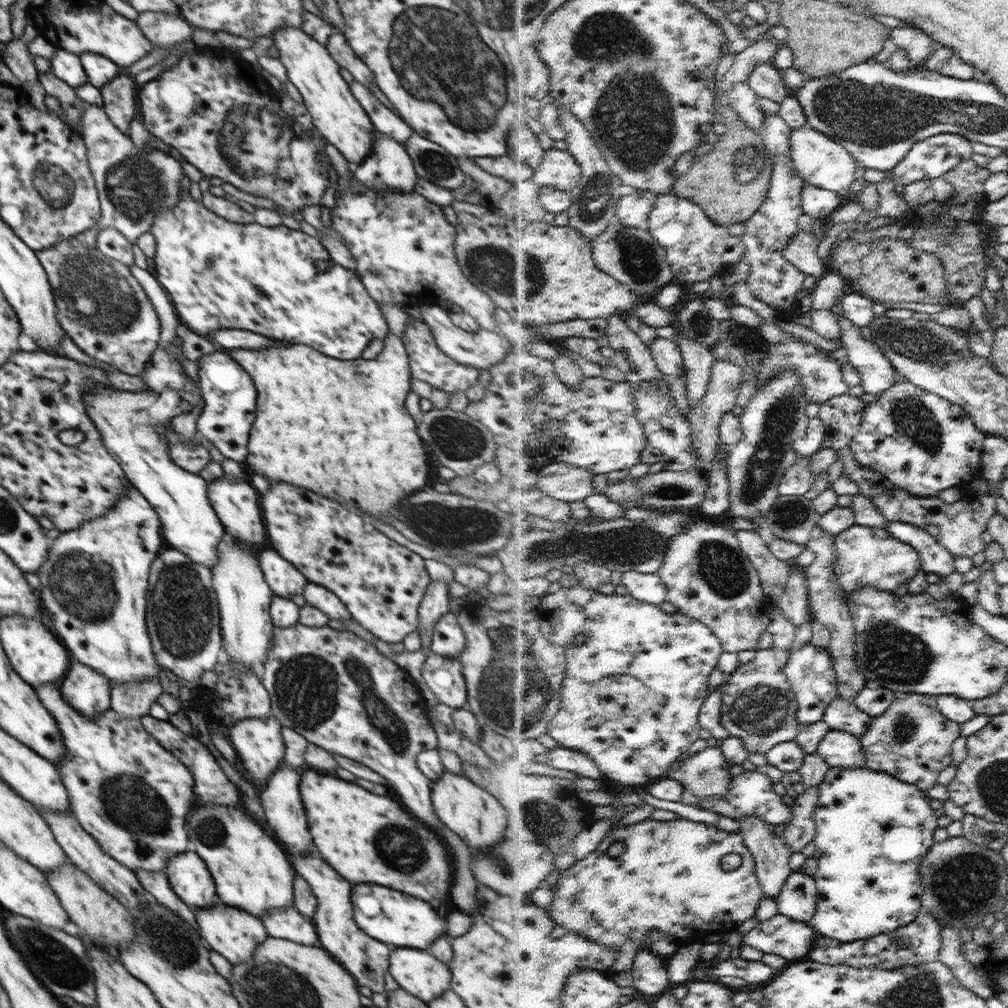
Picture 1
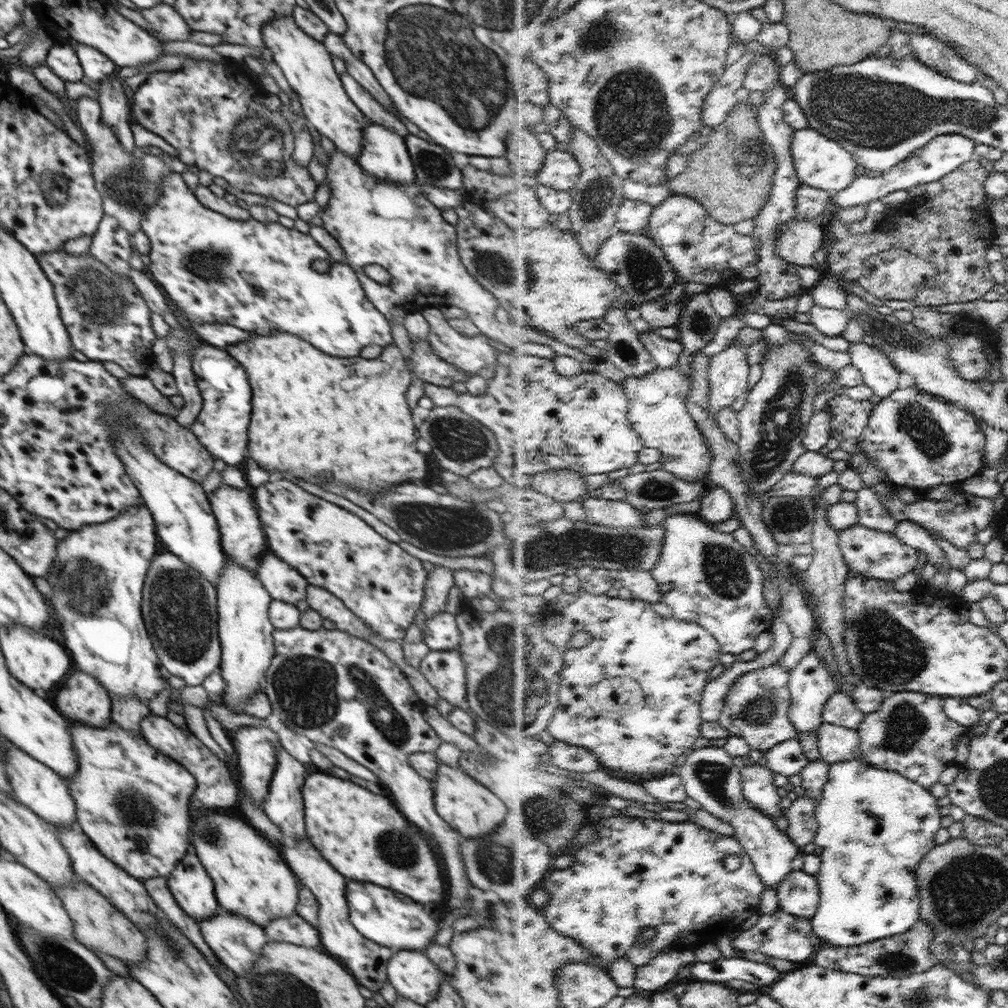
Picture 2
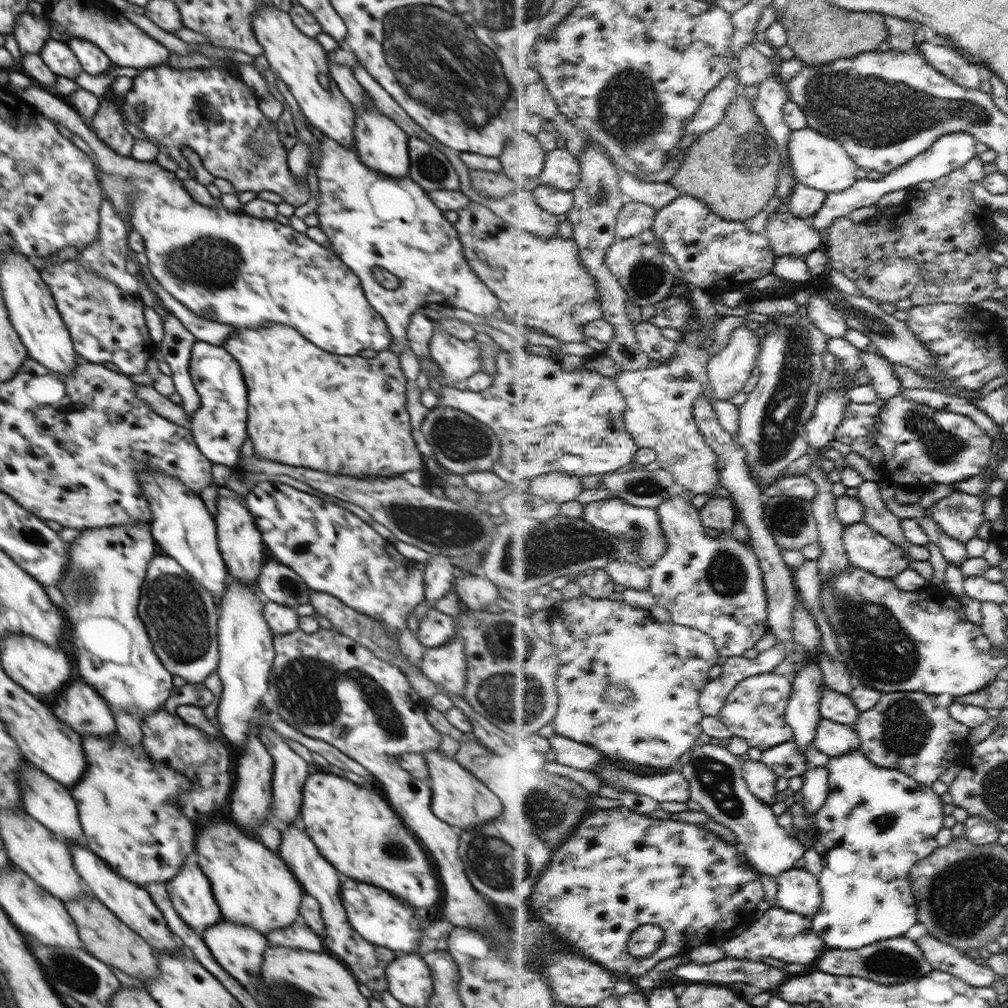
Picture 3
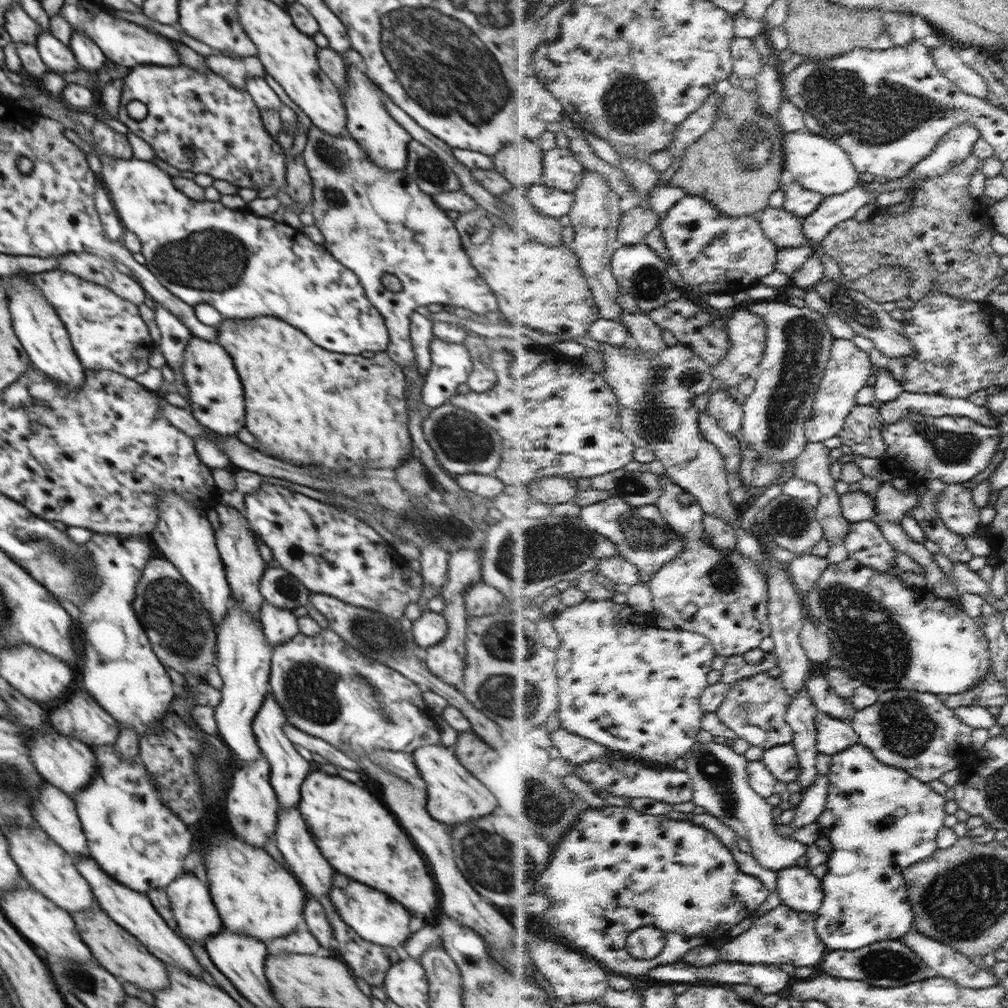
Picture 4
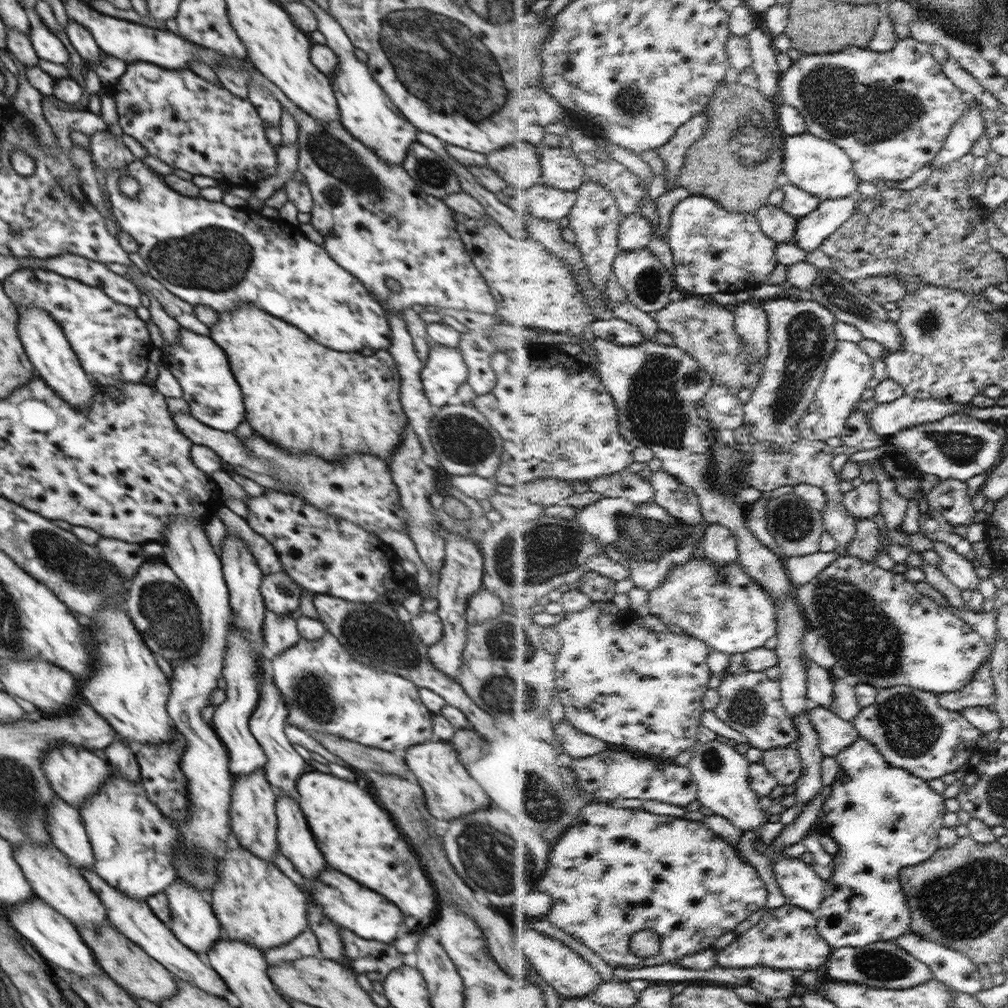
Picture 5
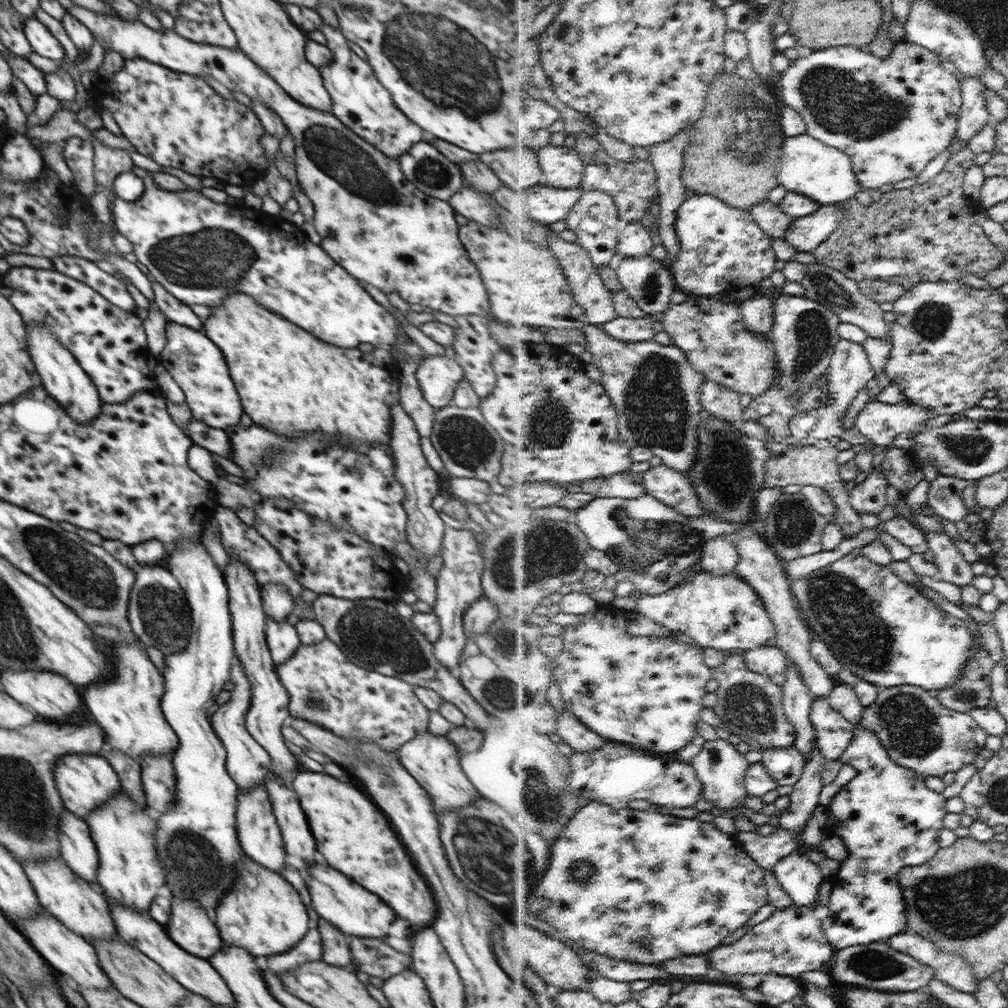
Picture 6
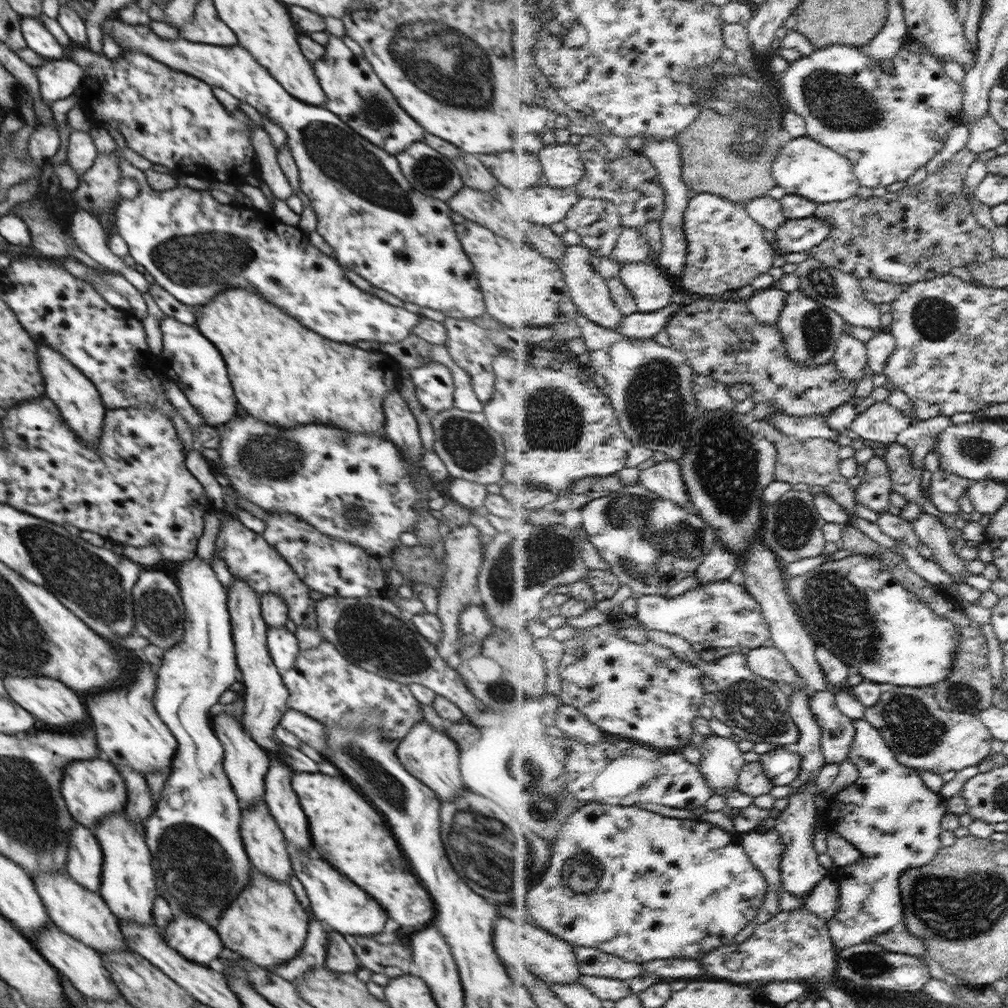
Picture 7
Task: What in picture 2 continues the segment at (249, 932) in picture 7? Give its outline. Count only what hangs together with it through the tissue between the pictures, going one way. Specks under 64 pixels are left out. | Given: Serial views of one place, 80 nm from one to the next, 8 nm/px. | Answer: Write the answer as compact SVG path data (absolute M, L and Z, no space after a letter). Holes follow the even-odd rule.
M214 809L206 810L204 814L193 814L191 819L191 851L197 855L206 868L210 878L214 880L214 890L219 904L228 913L240 914L252 920L258 926L265 926L272 918L292 916L299 899L299 880L284 860L282 852L274 846L263 834L259 833L248 821L239 814L228 816Z

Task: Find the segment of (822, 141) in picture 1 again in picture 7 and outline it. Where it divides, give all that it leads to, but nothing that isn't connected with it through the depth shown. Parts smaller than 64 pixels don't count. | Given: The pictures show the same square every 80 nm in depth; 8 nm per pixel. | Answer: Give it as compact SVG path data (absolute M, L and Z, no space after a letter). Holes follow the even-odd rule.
M808 136L794 137L781 149L773 171L779 185L789 194L804 196L818 204L849 200L862 188L861 179L850 157Z

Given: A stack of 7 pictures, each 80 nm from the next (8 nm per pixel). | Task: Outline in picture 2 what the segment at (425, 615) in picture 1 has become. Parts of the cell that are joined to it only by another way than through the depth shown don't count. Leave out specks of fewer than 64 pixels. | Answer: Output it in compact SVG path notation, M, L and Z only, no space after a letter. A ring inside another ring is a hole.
M436 566L434 571L428 573L425 596L421 605L426 618L442 613L446 609L449 592L454 585L454 571L450 568Z

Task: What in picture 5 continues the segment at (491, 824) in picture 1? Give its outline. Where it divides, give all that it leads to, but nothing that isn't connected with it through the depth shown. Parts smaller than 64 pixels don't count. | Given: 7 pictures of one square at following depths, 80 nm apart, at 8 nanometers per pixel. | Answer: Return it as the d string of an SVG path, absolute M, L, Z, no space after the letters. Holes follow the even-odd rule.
M427 740L407 748L403 759L416 775L423 789L429 814L438 820L460 819L477 810L487 809L491 798L482 790L480 784L469 775L461 763L456 749L448 741Z

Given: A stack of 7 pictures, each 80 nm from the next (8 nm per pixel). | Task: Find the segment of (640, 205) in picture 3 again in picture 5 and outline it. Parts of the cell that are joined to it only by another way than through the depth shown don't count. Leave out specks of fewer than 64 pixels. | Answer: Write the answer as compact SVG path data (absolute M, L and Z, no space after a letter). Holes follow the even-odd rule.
M632 214L623 220L619 245L622 251L641 251L654 238L654 226L648 219Z

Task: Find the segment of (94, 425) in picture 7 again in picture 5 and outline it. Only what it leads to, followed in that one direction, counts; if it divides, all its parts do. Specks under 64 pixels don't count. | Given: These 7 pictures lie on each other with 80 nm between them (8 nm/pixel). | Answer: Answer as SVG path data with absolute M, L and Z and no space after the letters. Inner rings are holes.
M18 305L18 337L23 344L27 357L36 368L37 376L44 379L50 388L58 393L66 402L77 409L85 409L93 401L95 385L92 378L82 368L76 353L66 340L61 326L47 310L30 305Z

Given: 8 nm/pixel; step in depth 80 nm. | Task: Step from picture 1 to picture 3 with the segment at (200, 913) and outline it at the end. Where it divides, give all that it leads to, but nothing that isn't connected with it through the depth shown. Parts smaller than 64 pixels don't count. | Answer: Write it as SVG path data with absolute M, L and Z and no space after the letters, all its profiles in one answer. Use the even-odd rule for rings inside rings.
M222 918L214 926L206 927L203 939L218 964L238 980L244 989L252 992L261 985L257 982L263 963L264 948L268 946L266 936L248 926L240 926Z

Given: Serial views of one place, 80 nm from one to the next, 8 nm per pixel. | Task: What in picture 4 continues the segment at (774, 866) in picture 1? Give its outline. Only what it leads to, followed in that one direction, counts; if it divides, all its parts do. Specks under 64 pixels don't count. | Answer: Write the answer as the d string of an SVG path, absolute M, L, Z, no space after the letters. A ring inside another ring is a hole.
M698 742L684 758L687 761L688 774L692 775L696 786L693 802L722 820L739 838L748 840L760 864L781 871L796 866L798 860L806 856L808 845L792 837L778 834L774 807L751 785L749 775L751 761L746 756L738 754L734 747L727 746L726 743Z

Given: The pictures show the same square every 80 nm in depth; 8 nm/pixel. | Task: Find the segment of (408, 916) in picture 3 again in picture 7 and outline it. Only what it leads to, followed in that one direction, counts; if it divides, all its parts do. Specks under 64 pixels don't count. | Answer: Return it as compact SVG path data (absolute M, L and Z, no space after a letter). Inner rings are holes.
M286 843L285 847L292 854L291 865L293 874L300 878L304 890L310 900L313 914L330 925L330 929L356 936L372 936L380 934L386 924L386 912L378 906L374 898L370 898L362 888L358 888L354 882L350 882L346 876L342 876L338 870L334 870L328 862L312 858L308 852L296 852L293 845Z

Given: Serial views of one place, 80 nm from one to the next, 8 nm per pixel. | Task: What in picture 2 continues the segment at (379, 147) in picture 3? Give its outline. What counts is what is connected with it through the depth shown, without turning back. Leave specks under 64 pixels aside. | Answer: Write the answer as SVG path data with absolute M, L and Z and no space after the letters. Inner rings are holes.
M366 118L362 139L363 149L357 161L366 174L394 185L410 185L416 181L405 138Z

